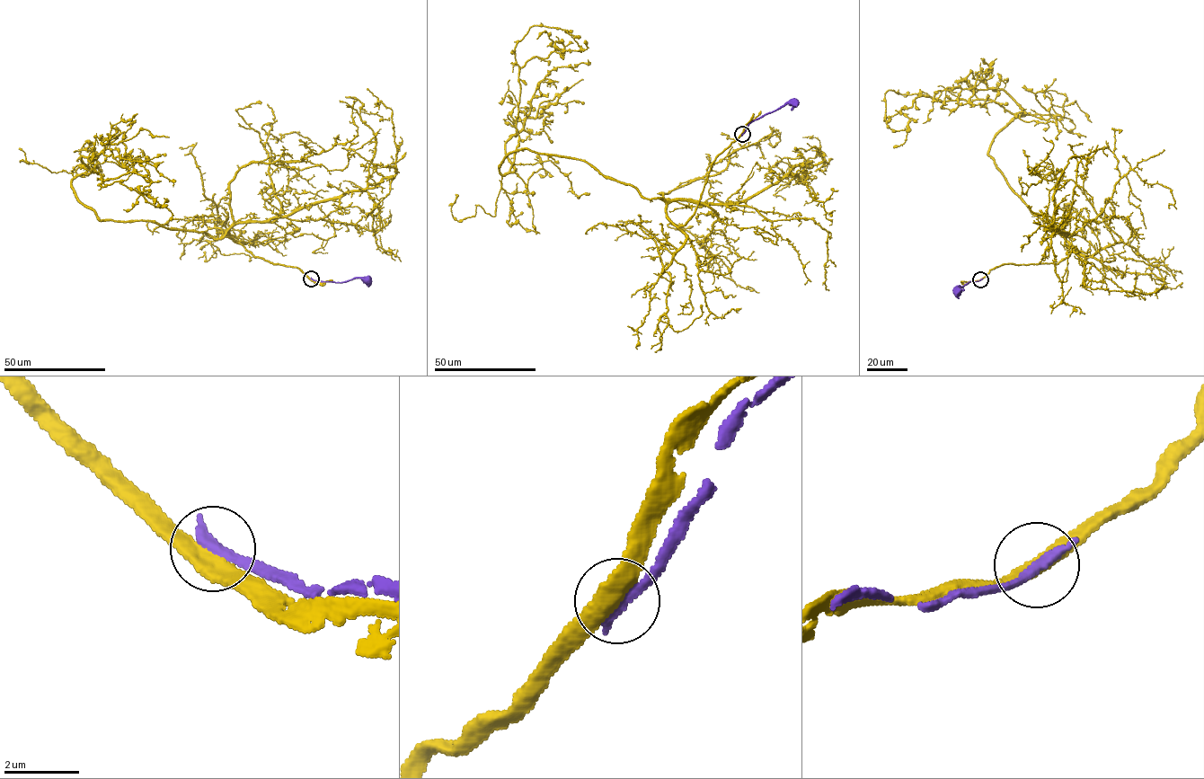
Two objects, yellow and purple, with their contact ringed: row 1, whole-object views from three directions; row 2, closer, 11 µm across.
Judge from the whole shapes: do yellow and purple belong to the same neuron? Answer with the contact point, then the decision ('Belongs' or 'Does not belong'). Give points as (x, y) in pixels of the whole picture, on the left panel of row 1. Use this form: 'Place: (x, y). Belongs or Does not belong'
Place: (311, 278). Does not belong

